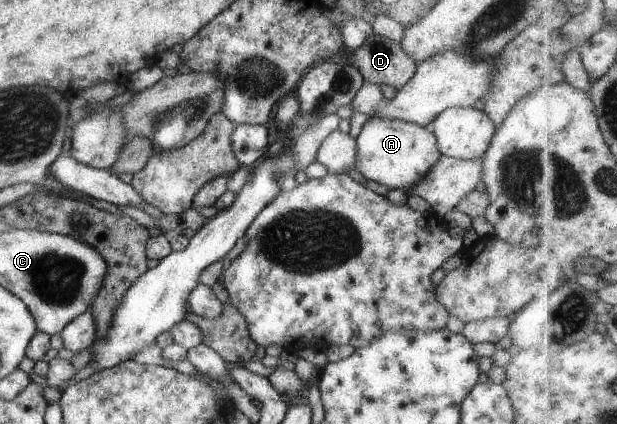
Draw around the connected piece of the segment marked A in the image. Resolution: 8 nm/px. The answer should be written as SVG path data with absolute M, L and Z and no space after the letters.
M368 116L356 137L355 147L355 169L365 179L403 191L417 183L441 154L435 136L426 126L379 116Z

